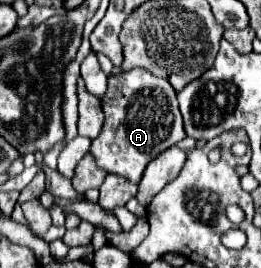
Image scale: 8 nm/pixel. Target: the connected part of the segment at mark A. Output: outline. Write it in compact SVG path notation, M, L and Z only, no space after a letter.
M145 69L119 71L111 75L101 107L105 123L99 137L91 141L89 153L95 157L99 169L121 175L131 183L139 183L149 161L185 137L175 89L167 79L159 79Z

